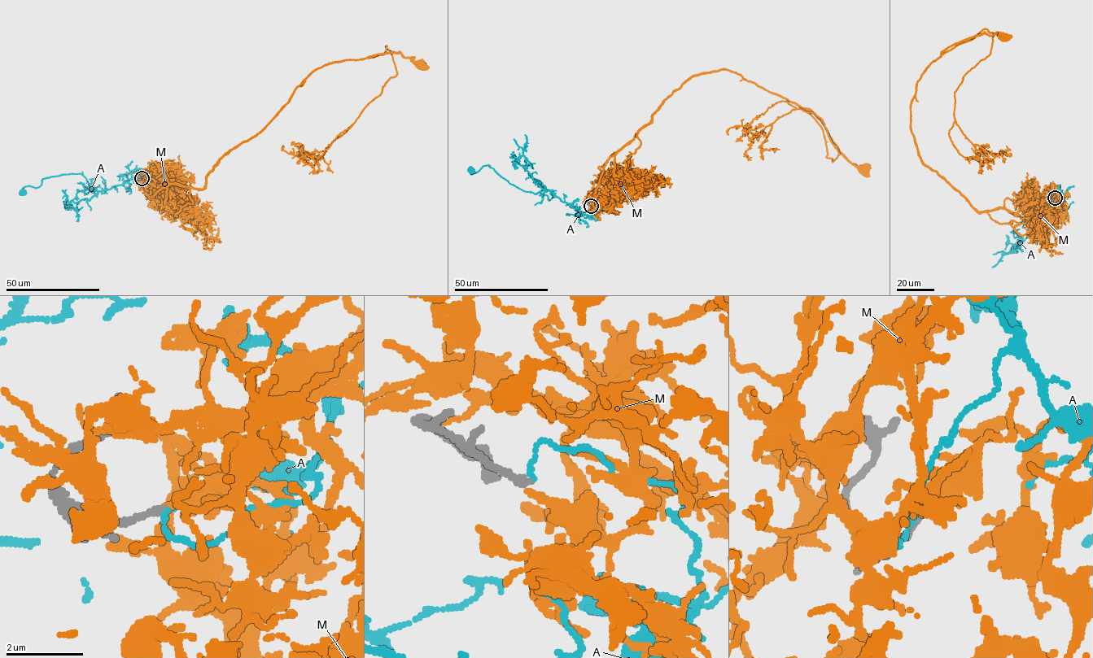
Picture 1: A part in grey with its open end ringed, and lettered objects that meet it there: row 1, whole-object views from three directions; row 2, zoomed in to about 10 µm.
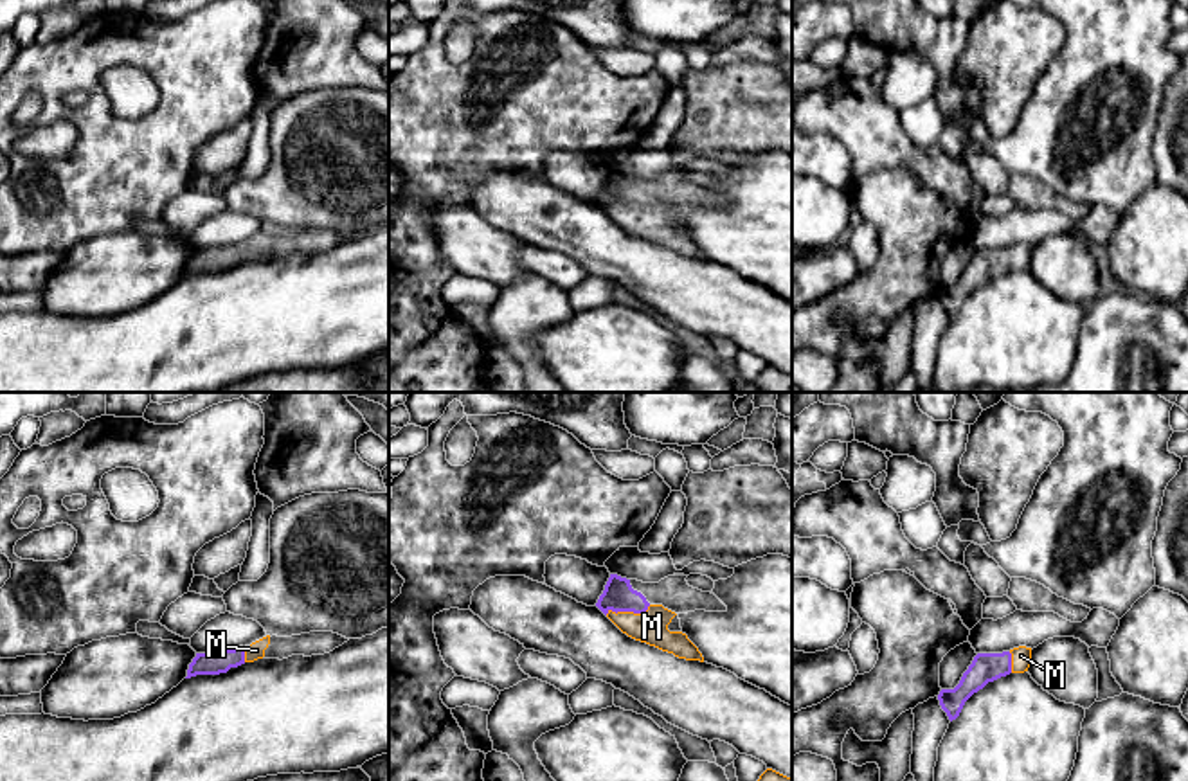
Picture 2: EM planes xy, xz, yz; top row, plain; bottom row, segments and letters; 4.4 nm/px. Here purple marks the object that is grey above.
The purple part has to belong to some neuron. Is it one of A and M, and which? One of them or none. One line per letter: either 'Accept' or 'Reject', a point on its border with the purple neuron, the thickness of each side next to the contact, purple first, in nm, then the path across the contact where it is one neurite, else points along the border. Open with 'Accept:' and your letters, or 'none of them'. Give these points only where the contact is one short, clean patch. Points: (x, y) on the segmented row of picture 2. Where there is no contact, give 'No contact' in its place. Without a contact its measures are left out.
Accept: M
A: Reject. No contact
M: Accept. Touches purple at xz (627, 610). Thickness 140 nm (purple) against 140 nm. Path across: xz (618, 596), (627, 610), (652, 627)

